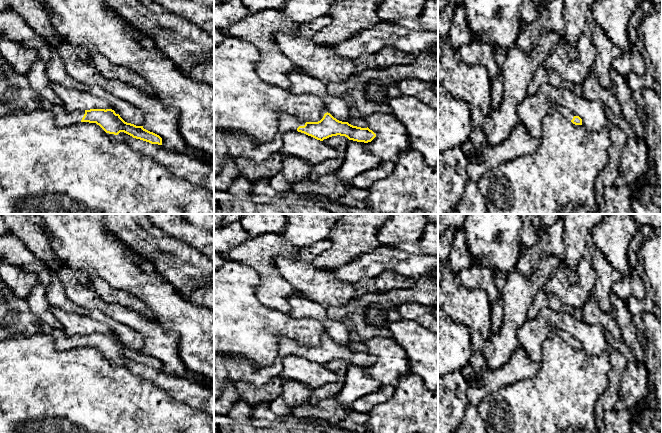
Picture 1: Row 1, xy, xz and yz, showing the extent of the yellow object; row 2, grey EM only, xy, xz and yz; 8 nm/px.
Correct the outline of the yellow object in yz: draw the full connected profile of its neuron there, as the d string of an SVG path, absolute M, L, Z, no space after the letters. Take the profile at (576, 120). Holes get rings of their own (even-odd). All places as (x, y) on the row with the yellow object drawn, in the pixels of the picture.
M555 106L553 110L560 112L568 121L571 121L575 125L582 125L582 119L579 116L576 116L575 113L563 106Z

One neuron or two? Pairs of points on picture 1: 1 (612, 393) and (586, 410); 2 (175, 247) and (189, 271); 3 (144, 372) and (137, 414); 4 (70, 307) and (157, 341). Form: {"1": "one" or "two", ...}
{"1": "two", "2": "one", "3": "two", "4": "two"}

